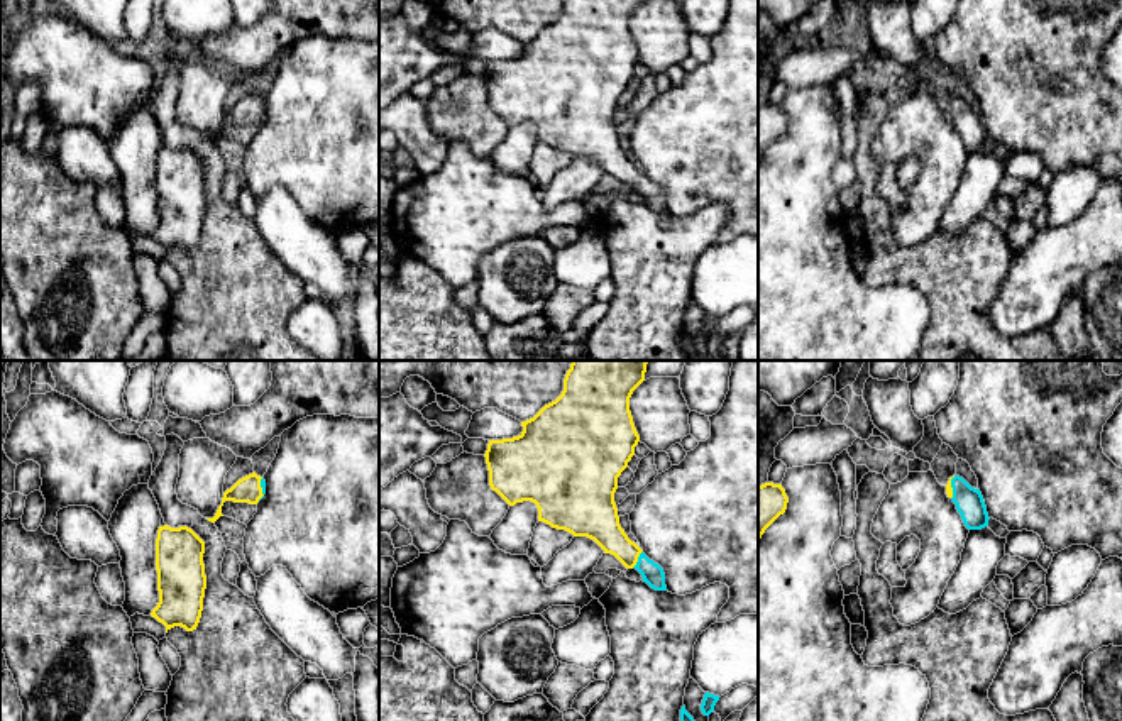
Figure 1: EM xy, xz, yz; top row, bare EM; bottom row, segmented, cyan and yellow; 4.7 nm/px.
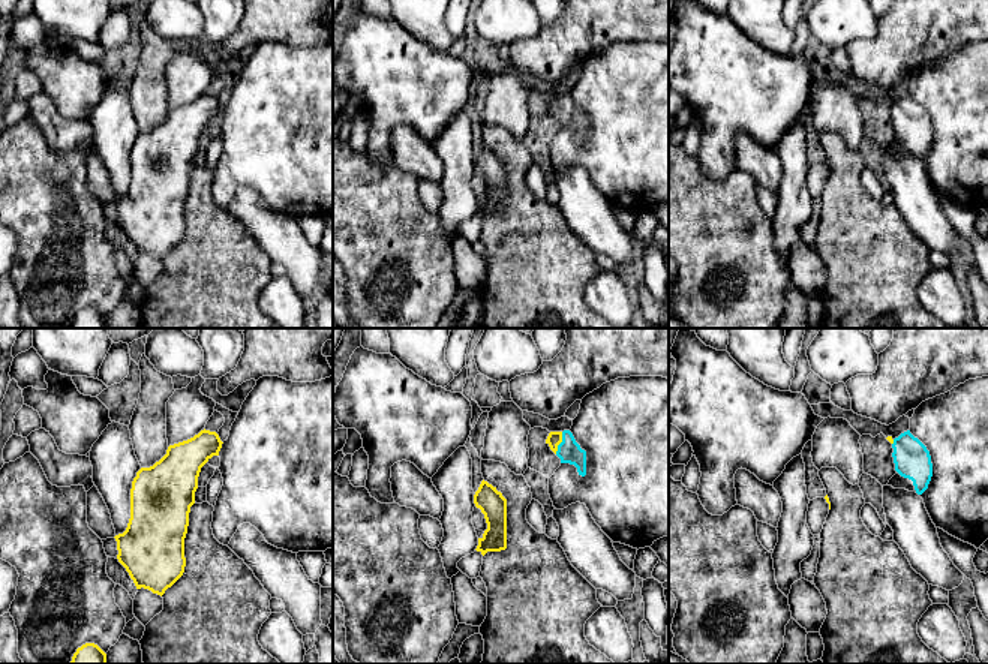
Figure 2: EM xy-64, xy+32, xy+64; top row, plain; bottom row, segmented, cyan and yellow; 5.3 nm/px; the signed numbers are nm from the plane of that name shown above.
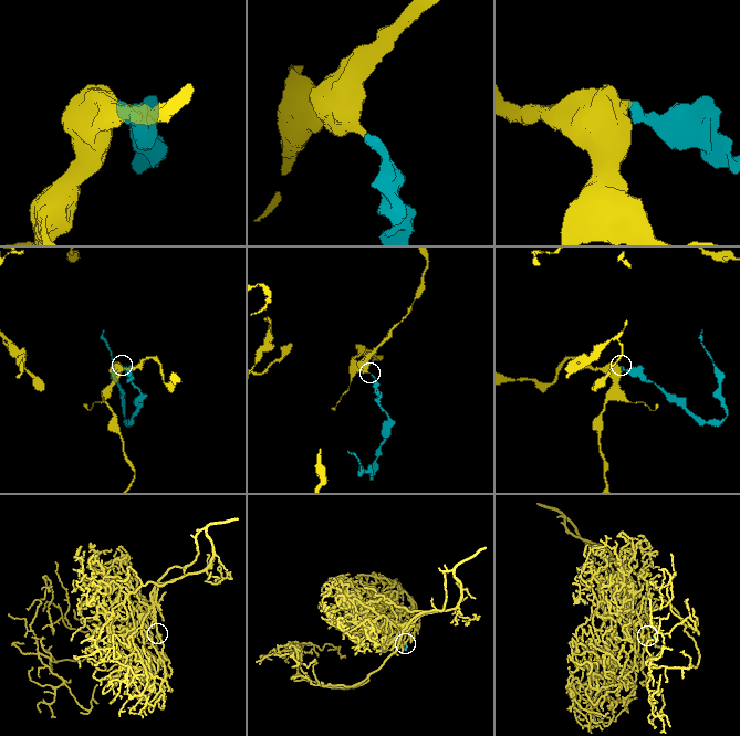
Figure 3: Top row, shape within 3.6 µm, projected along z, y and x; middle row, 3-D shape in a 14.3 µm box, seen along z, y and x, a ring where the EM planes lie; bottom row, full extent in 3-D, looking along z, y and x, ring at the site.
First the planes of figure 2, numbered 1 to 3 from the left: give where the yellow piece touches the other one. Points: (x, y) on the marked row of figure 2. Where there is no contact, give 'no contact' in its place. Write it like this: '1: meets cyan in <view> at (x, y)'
1: no contact
2: meets cyan in xy+32 at (561, 442)
3: meets cyan in xy+64 at (894, 442)

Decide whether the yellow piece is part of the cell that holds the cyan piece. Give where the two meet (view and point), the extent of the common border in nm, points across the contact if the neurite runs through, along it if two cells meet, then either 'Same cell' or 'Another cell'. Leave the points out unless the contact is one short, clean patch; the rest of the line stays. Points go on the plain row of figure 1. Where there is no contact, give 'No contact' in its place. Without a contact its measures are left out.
Touches cyan at xz (638, 180). Shared border 100 nm. Path across: xz (652, 193), (638, 180), (601, 144). Same cell

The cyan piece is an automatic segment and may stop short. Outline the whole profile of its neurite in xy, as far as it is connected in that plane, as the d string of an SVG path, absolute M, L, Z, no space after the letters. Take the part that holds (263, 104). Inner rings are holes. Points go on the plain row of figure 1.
M256 93L239 100L230 110L223 113L222 125L218 127L213 139L206 139L215 144L222 135L225 122L257 125L266 115L266 102Z

